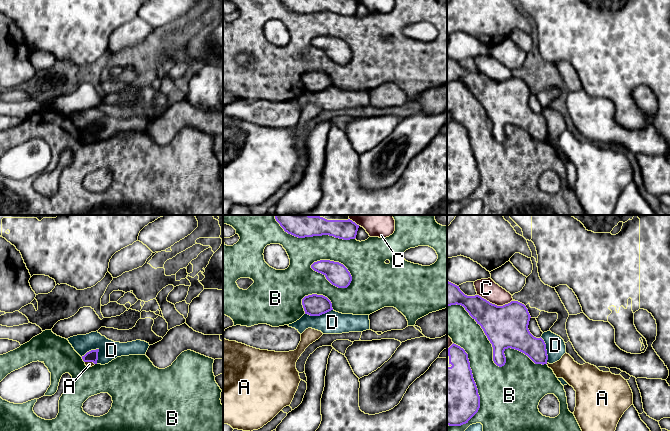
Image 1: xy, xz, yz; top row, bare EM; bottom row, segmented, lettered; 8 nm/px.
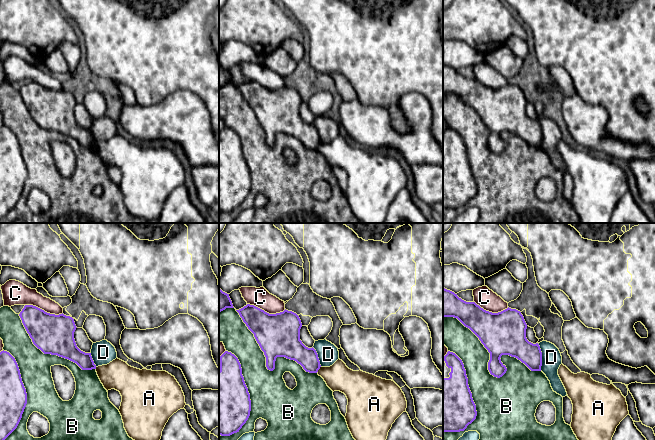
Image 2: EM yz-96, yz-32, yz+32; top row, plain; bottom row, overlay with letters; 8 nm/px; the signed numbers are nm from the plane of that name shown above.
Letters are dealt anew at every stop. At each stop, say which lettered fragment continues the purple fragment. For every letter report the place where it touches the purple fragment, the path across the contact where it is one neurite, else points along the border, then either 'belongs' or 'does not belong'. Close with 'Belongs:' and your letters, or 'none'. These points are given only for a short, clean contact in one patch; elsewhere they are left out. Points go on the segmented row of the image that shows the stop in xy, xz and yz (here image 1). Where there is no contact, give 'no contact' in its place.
A: contact xy (90, 361); border xy (85, 361), (91, 361), (94, 364); does not belong
B: contact yz (493, 359); does not belong
C: contact yz (494, 304); does not belong
D: contact xy (91, 350); border xy (99, 349), (91, 349), (81, 356); does not belong
Belongs: none

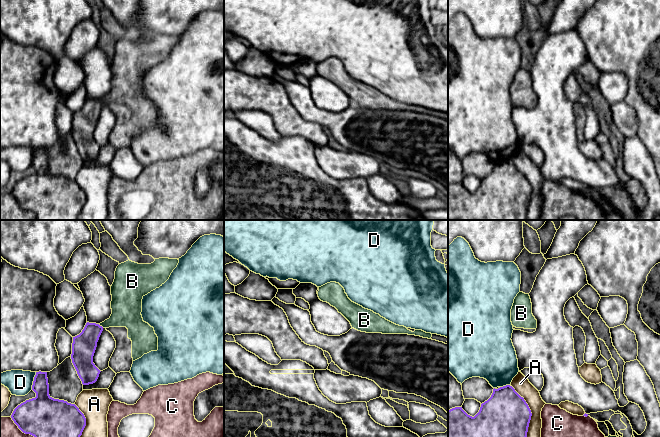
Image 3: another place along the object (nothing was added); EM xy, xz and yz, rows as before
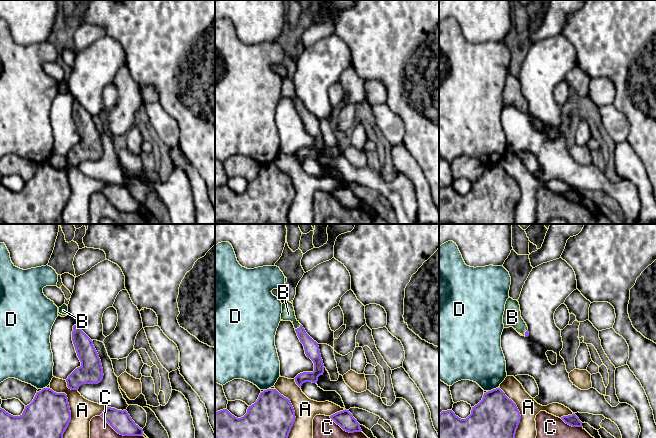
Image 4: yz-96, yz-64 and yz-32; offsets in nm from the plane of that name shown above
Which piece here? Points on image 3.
A: contact yz (530, 411); does not belong
B: contact xy (101, 326); belongs
C: contact xy (21, 430); does not belong
D: contact xy (33, 381); does not belong
Belongs: B

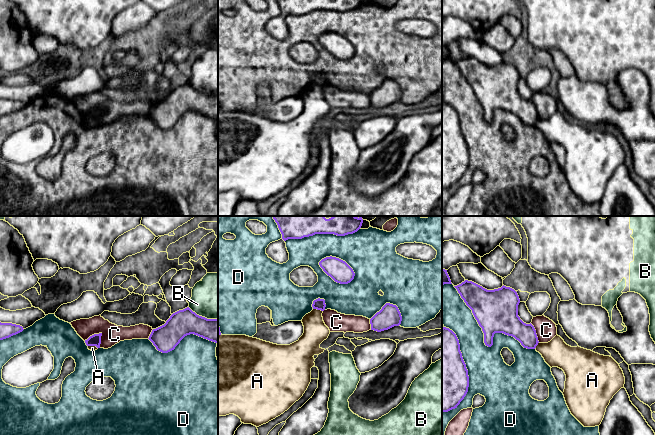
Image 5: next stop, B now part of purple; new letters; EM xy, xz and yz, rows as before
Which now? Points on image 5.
A: contact xz (318, 309); does not belong
B: contact xy (203, 317); does not belong
C: contact xy (94, 334); does not belong
D: contact yz (485, 344); does not belong
Belongs: none

